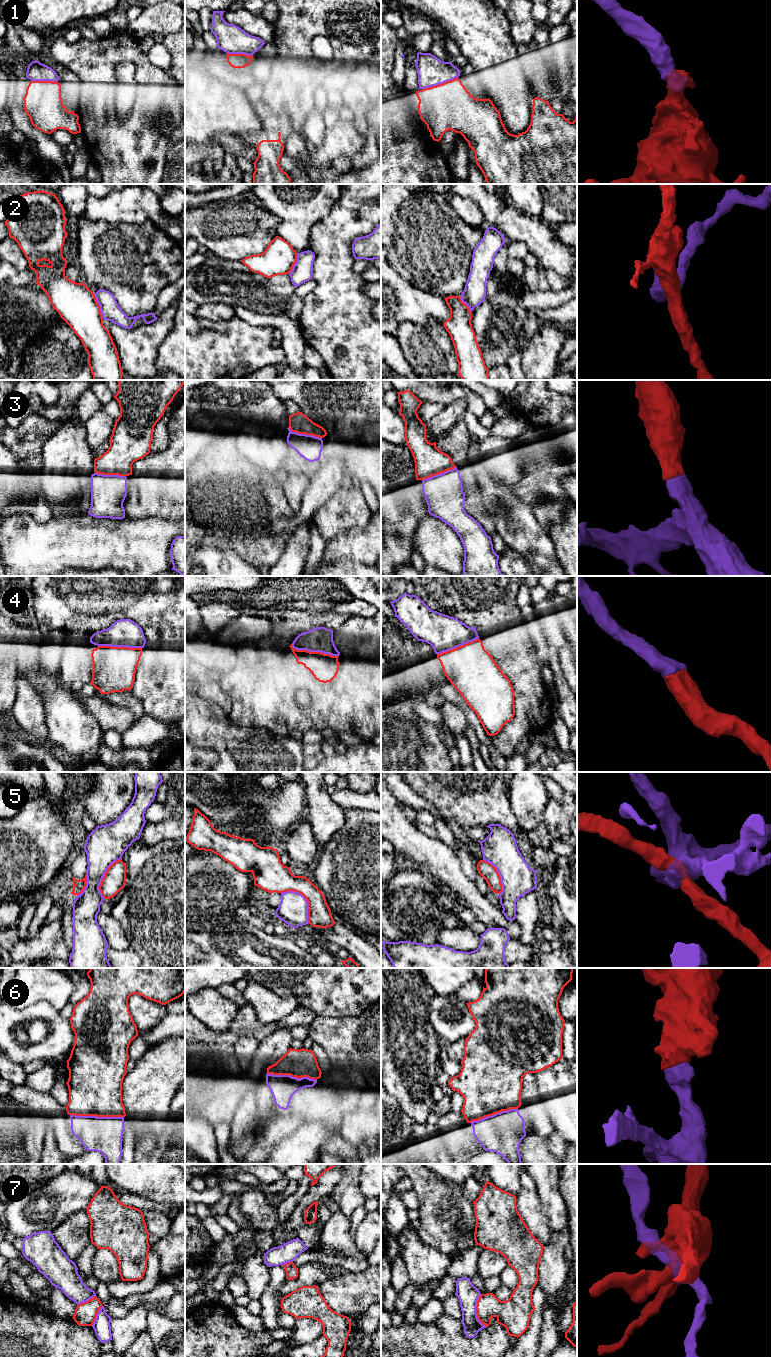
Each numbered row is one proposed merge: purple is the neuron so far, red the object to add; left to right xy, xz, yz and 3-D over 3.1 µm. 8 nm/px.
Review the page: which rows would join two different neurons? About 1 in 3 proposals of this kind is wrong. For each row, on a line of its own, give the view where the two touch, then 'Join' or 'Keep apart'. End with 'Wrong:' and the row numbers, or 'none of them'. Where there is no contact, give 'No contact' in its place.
1: Touches purple in yz. Join
2: Touches purple in xy. Keep apart
3: Touches purple in xz. Join
4: Touches purple in xz. Join
5: Touches purple in xz. Keep apart
6: Touches purple in xy. Join
7: Touches purple in yz. Keep apart
Wrong: 2, 5, 7

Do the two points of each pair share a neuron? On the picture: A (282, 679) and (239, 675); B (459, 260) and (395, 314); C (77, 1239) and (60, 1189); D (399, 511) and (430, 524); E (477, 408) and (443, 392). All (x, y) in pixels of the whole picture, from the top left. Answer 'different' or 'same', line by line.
A: same
B: different
C: different
D: different
E: same

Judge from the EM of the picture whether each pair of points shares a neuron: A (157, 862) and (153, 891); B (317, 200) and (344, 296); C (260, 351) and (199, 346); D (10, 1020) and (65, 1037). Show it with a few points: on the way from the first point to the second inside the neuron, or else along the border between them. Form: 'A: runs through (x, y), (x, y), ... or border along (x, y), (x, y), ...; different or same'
A: runs through (157, 869), (157, 884); same
B: border along (337, 200), (330, 212), (312, 226), (309, 238); different
C: runs through (245, 351), (214, 351); same
D: runs through (25, 1015), (48, 1014), (56, 1022); same

